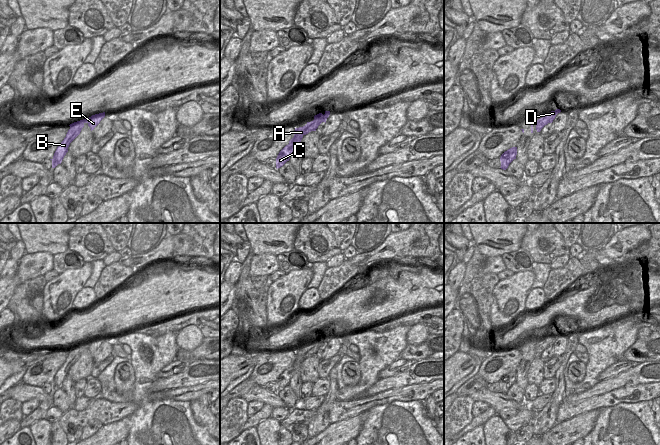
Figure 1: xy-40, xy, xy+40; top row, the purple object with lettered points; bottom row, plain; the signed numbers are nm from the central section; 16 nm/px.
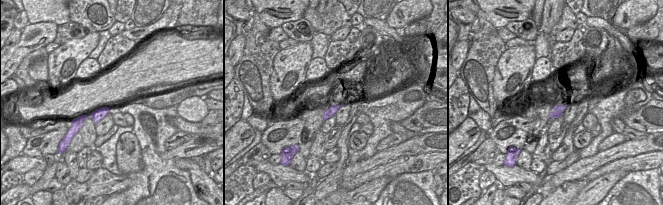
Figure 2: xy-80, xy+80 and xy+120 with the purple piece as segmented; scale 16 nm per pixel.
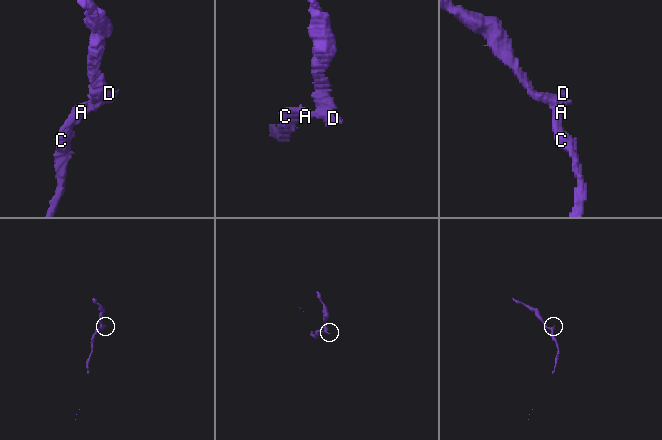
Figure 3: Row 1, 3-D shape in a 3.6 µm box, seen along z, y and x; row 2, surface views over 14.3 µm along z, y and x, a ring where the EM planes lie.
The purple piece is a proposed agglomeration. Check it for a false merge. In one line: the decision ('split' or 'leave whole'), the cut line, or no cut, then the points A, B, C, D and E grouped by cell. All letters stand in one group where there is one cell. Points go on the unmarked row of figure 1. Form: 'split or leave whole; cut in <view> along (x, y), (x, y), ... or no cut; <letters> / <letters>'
split; cut in xy-40 along (87, 342), (88, 346); A B C D / E

